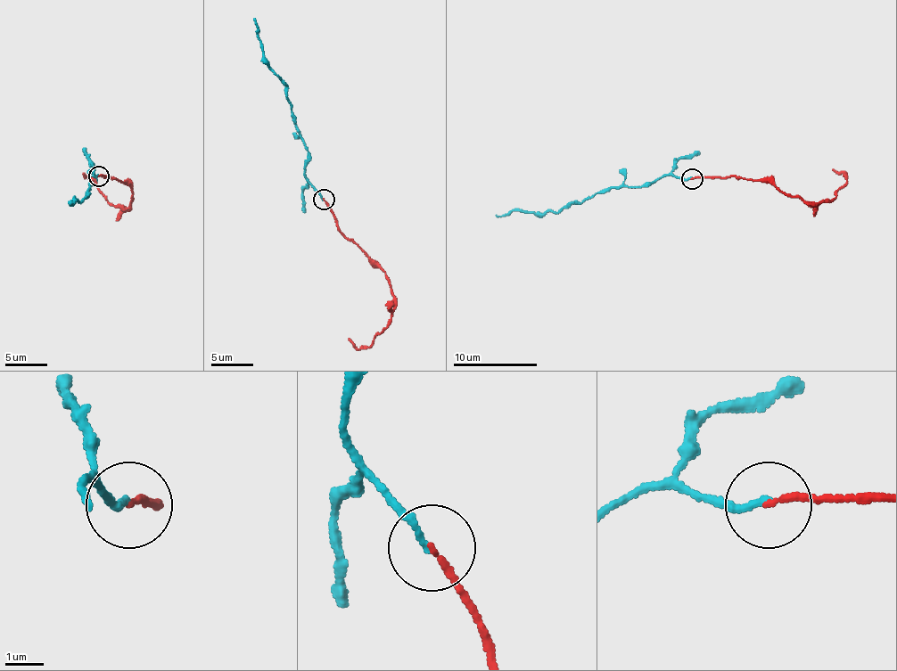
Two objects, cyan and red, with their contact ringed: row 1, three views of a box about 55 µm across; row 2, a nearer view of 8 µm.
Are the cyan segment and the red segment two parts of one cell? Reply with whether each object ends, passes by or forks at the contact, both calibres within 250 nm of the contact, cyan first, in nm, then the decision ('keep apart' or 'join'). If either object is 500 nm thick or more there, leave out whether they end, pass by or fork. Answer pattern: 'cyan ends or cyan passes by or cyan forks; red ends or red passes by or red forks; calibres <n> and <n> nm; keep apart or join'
cyan ends; red ends; calibres 150 and 160 nm; join

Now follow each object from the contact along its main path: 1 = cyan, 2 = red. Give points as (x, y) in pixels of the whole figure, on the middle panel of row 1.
1: (324, 199), (306, 175), (308, 154), (286, 95), (286, 87), (265, 61), (254, 19)
2: (324, 199), (336, 226), (389, 279), (393, 302), (389, 327), (378, 333), (374, 342), (357, 347), (348, 339)

